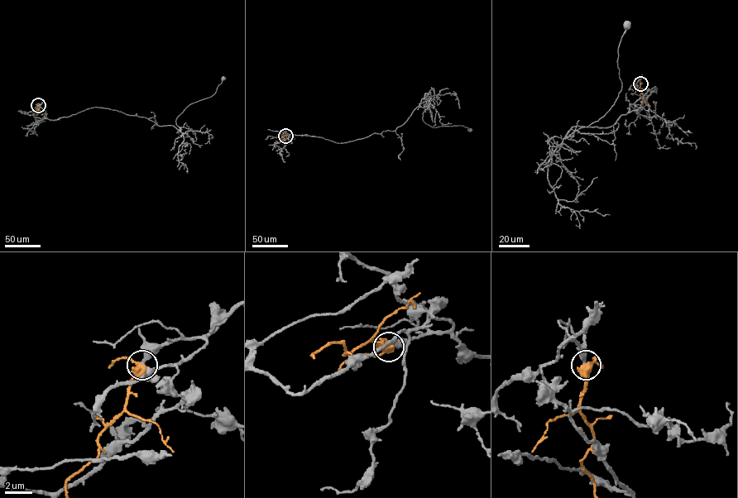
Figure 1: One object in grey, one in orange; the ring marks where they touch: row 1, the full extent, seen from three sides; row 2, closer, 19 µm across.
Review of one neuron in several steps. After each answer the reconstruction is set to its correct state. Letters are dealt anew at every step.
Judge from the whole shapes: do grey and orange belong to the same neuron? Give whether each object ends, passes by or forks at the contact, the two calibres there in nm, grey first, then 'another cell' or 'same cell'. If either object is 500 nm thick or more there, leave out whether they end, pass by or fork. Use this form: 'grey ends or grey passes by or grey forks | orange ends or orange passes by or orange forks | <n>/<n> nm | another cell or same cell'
320/550 nm | same cell

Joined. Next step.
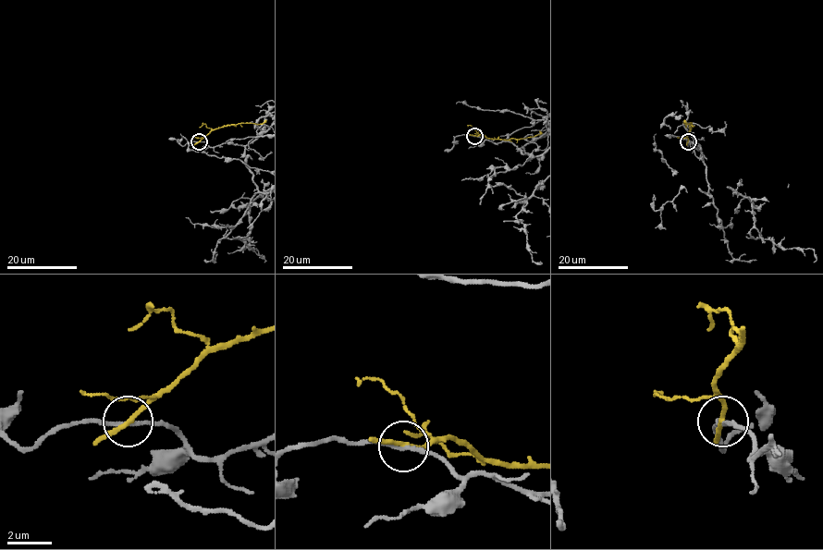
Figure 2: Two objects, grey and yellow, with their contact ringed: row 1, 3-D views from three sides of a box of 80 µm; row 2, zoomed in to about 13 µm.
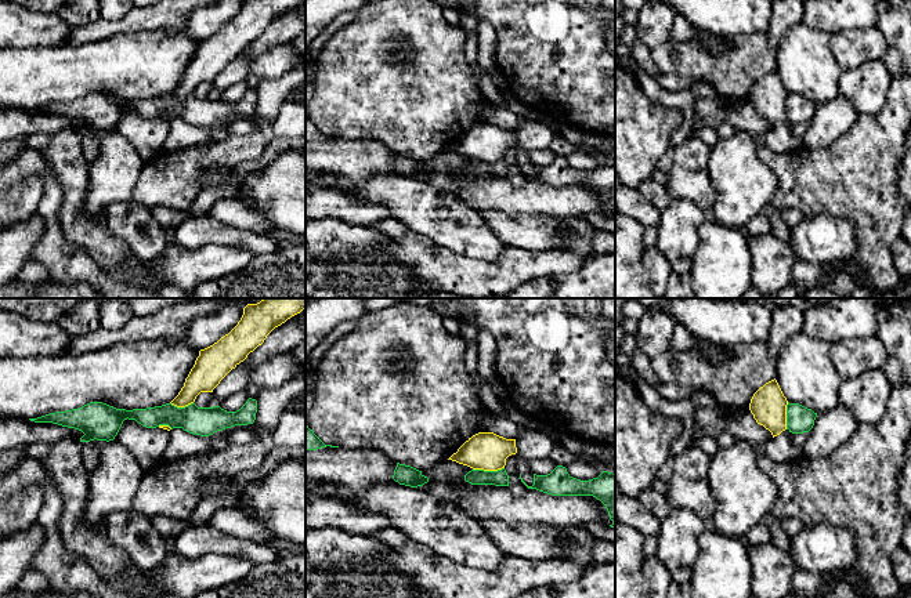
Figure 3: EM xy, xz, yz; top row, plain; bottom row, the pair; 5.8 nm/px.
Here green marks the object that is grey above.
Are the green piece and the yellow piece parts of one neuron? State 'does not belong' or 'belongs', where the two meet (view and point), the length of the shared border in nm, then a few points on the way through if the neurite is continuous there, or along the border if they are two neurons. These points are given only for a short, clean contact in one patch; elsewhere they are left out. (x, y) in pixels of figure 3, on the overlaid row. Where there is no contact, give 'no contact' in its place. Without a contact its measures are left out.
does not belong | xz (488, 471) | 180 nm | along xz (503, 467), (496, 470), (473, 470)

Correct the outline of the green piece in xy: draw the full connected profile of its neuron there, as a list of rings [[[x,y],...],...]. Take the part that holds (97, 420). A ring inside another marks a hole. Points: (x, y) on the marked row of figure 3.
[[[249,398],[236,412],[227,412],[220,406],[198,407],[191,403],[185,407],[177,407],[171,403],[147,409],[116,409],[102,402],[90,402],[79,409],[55,412],[37,418],[29,418],[35,423],[53,423],[68,428],[82,431],[84,435],[80,442],[113,441],[124,420],[135,420],[147,428],[169,425],[182,428],[184,431],[209,436],[217,431],[235,425],[253,424],[257,413],[257,401]]]

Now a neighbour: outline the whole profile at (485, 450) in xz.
[[[478,432],[469,438],[448,460],[473,470],[498,471],[506,459],[517,453],[516,439],[506,439],[494,432]]]

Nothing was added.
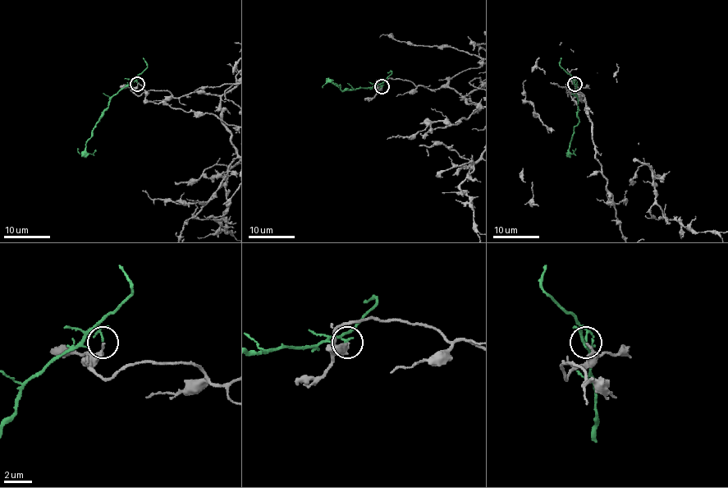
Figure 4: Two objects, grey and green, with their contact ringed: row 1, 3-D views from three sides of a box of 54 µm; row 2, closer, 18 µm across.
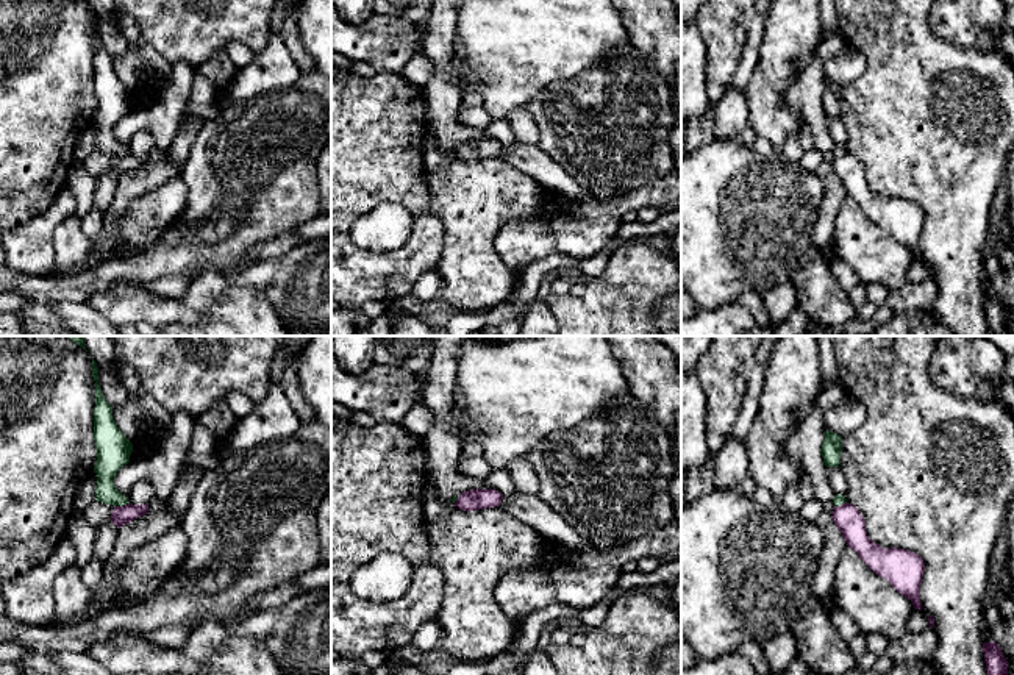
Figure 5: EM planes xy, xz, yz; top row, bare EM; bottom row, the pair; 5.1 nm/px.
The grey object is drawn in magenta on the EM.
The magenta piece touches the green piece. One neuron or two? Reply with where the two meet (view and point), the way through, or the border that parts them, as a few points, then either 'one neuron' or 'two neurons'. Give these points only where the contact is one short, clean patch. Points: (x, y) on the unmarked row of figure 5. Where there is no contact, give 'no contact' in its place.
contact xy (122, 157); border xy (128, 152), (116, 157); two neurons

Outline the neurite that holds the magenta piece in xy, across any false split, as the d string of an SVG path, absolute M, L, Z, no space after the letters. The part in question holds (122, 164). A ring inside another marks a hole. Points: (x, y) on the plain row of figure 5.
M148 153L147 155L125 155L125 156L116 156L111 166L111 172L120 178L125 173L133 172L134 169L147 164Z

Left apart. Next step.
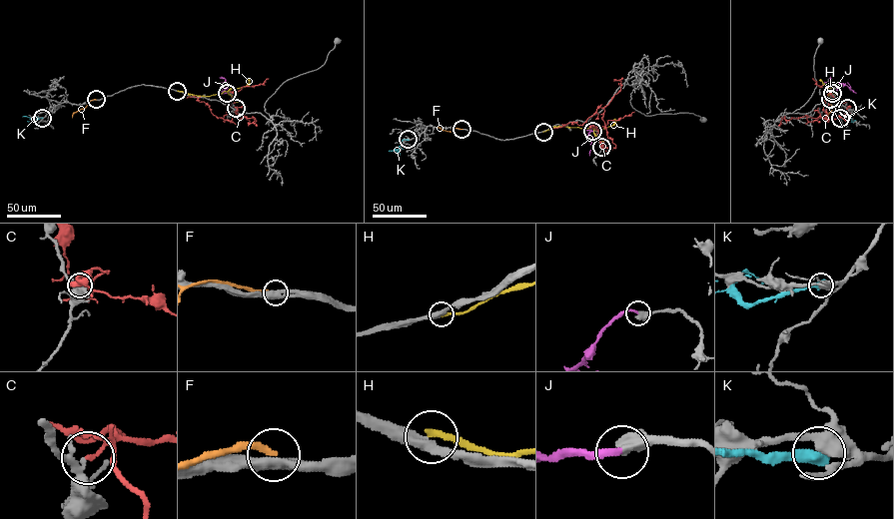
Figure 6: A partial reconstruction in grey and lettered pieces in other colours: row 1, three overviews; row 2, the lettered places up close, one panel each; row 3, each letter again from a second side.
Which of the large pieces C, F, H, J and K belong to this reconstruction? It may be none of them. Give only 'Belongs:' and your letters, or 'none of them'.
Belongs: J

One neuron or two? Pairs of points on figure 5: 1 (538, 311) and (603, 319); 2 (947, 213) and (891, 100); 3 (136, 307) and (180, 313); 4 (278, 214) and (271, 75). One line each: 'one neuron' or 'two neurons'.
1: two neurons
2: one neuron
3: one neuron
4: two neurons

